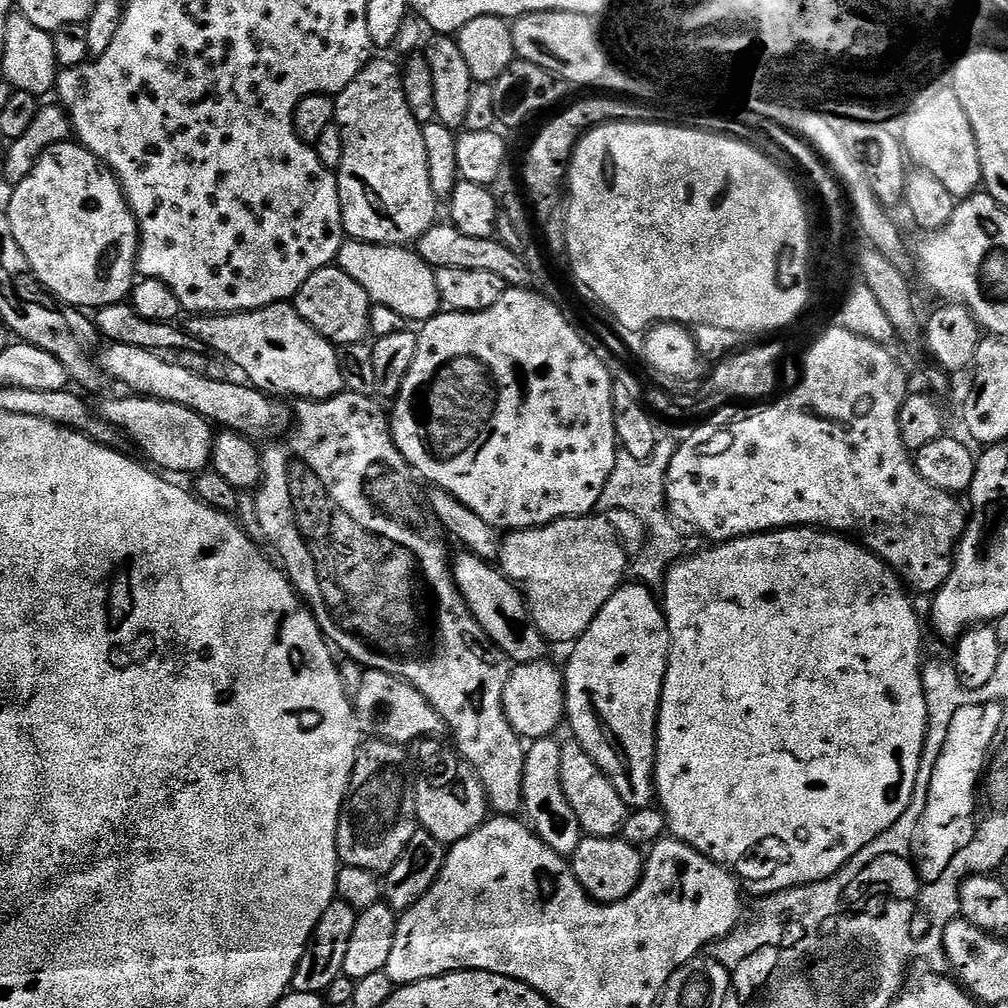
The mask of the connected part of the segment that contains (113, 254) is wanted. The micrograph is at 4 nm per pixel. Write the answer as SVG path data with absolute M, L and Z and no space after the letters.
M65 142L50 146L50 150L46 150L42 154L42 158L38 158L34 170L30 170L30 174L26 174L26 178L22 178L22 182L15 185L11 192L12 197L9 198L8 209L6 209L10 230L22 250L22 254L26 254L26 262L30 262L32 272L36 275L36 279L39 280L42 287L48 289L52 295L57 296L64 304L70 304L72 307L81 310L95 310L105 308L111 304L122 304L131 297L132 285L138 276L136 255L140 249L140 231L136 228L136 215L130 210L128 199L124 196L124 190L116 177L101 165L100 159L95 154L83 148L78 142Z

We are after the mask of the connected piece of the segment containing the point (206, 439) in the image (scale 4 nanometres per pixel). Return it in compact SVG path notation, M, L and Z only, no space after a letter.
M124 394L124 397L106 401L102 415L115 428L121 429L127 439L129 436L153 460L151 463L165 473L195 474L209 467L214 439L213 425L186 406L165 400L151 400L148 396Z

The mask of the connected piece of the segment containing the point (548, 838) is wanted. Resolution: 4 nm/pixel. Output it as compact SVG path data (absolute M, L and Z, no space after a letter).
M556 738L533 740L527 745L522 770L522 812L538 839L546 842L546 846L550 846L550 850L554 850L560 856L571 858L574 850L578 850L580 845L582 829L578 822L578 814L574 814L570 802L566 802L566 794L562 790L560 745L561 741Z

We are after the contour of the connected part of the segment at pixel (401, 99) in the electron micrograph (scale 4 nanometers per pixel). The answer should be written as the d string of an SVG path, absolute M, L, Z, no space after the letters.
M373 58L350 86L335 97L336 119L344 136L344 153L336 181L340 187L340 209L345 233L367 244L408 246L437 223L438 201L430 186L428 151L422 142L422 125L414 118L404 93L404 77L399 63Z

